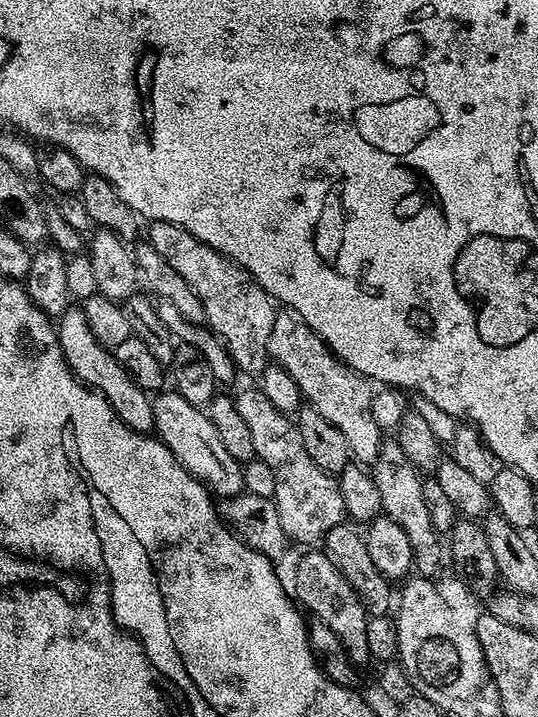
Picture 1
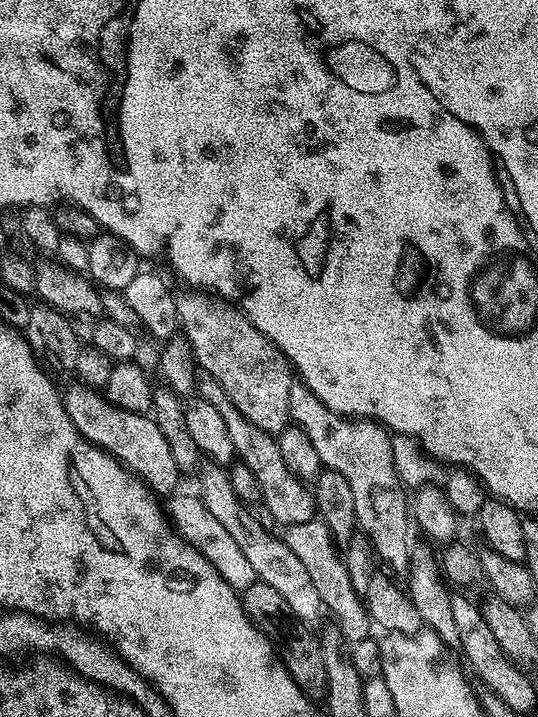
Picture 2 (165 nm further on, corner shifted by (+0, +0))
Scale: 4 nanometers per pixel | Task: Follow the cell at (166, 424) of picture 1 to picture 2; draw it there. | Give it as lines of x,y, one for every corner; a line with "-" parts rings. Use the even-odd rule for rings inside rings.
211,462
205,463
199,469
200,489
198,495
200,500
210,510
214,518
226,527
227,533
234,538
238,544
238,550
246,554
247,561
254,568
254,574
257,580
266,582
266,586
274,586
282,598
294,610
294,614
309,626
316,626
322,616
322,605
320,595
314,586
310,573
306,571
306,566
302,566
302,561
294,555
294,550
285,544
279,535
271,536
262,525
256,521
256,516
251,507
247,504
241,504
238,494
234,494
234,486
230,486
230,478
227,471
219,464

